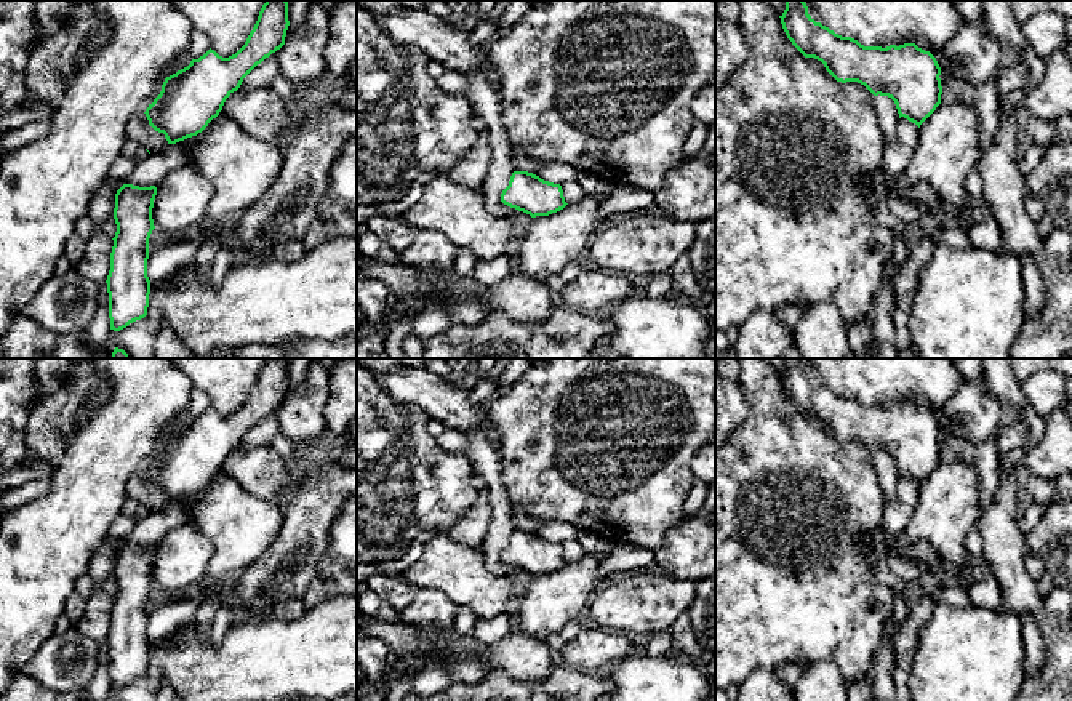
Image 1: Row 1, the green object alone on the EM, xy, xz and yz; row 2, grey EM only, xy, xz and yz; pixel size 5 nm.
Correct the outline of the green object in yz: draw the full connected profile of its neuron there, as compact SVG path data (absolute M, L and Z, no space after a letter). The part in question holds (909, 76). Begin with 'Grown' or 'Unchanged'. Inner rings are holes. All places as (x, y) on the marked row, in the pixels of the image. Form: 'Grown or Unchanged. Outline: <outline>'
Unchanged. Outline: M803 0L784 2L779 18L787 38L805 58L821 61L837 82L858 82L874 96L891 98L899 118L918 128L941 104L941 67L930 51L915 43L864 46L816 22Z

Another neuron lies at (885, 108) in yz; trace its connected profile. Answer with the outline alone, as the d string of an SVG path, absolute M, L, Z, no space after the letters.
M878 94L874 99L874 106L885 142L896 141L899 114L894 101L888 96Z

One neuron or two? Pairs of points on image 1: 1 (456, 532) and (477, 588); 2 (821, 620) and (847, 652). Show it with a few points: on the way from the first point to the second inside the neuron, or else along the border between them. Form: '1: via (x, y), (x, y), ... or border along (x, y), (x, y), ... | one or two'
1: border along (445, 533), (474, 548) | two
2: via (829, 628), (845, 644) | one

